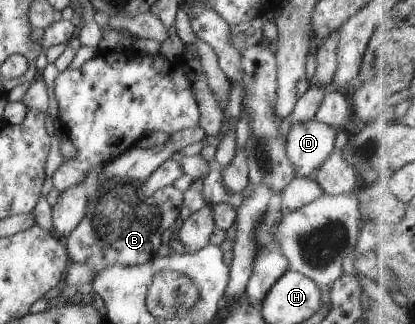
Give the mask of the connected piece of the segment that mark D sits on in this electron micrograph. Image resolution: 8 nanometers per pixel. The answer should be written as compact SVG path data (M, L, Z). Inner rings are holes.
M313 117L306 121L299 121L291 125L287 136L285 137L285 152L289 162L294 168L296 176L309 176L313 169L316 169L322 160L332 151L334 136L337 134L332 126L320 123Z

